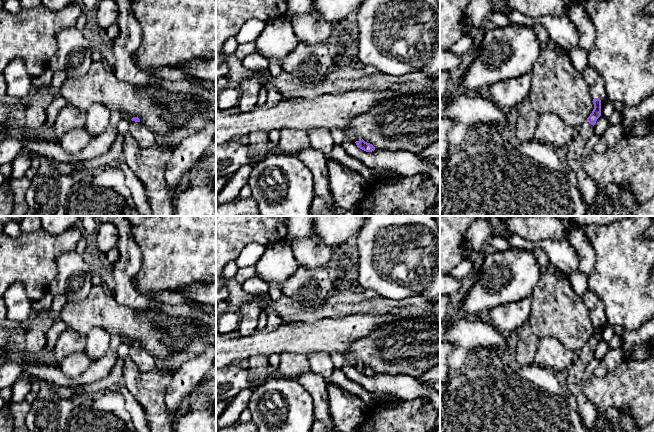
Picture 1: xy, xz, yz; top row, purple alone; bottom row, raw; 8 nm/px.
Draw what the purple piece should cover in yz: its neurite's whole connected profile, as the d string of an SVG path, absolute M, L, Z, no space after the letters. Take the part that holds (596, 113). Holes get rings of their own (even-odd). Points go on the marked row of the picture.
M587 65L581 74L590 88L594 109L583 126L575 132L574 140L568 146L566 162L577 177L578 183L576 186L588 209L594 203L598 194L598 187L596 182L584 171L581 159L589 139L595 134L594 124L601 116L601 106L608 97L605 89L605 80L601 74L589 65Z

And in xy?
M133 117L130 122L129 132L132 138L139 144L141 148L148 148L157 144L155 136L140 123L138 117Z

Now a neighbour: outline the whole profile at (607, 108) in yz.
M607 99L603 105L601 105L601 115L608 118L614 112L614 104L612 101Z

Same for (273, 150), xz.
M272 145L266 152L261 155L261 160L271 155L285 155L287 154L283 149L276 145Z

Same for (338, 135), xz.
M332 127L329 129L329 131L330 131L330 134L332 136L334 143L337 145L342 145L345 138L344 130L337 127Z

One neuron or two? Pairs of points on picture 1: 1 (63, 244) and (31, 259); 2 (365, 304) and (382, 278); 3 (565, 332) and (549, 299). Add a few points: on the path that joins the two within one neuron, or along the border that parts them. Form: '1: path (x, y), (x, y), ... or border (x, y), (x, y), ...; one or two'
1: path (55, 245), (39, 251); one
2: border (378, 294), (393, 300), (401, 300); two
3: path (565, 324), (565, 318), (556, 307); one

